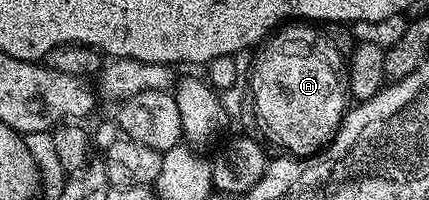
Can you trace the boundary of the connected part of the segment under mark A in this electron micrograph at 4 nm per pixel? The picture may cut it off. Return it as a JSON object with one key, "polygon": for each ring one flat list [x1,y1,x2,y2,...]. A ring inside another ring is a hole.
{"polygon":[[286,24,275,29,257,47,258,55,250,66,248,102,254,105,254,122,267,143,279,146,279,151,290,156,309,156,329,146,348,109,348,66,344,54,342,58,337,44,318,30,321,29,314,24]]}

